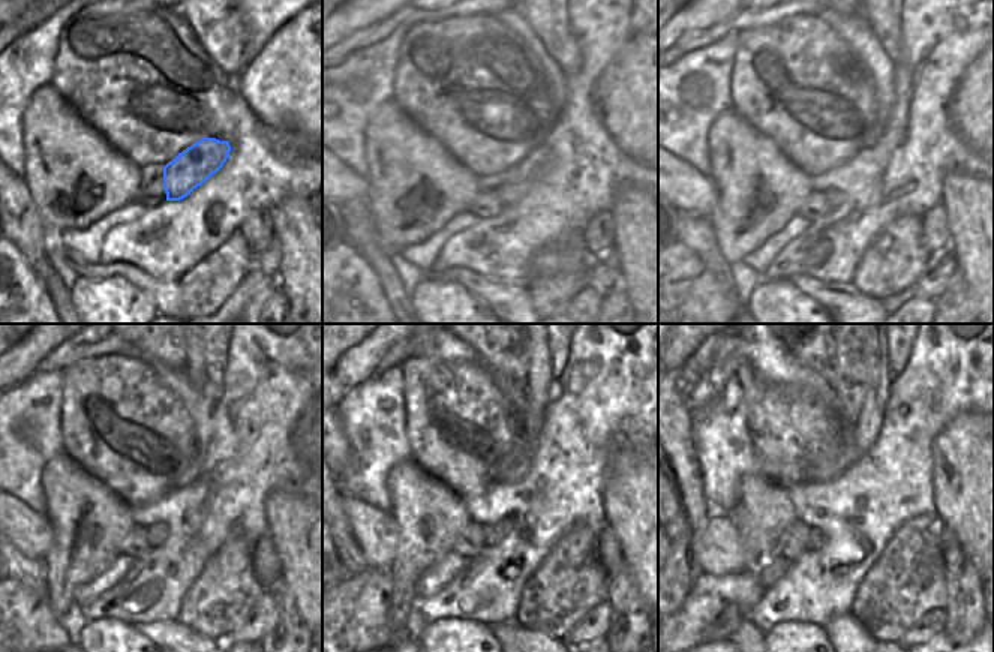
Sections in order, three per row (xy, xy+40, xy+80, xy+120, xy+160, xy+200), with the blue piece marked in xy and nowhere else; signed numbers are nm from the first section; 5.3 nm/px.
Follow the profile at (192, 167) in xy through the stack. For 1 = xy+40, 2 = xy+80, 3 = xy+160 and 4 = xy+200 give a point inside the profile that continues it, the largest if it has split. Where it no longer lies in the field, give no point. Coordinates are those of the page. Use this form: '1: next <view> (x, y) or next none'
1: next xy+40 (507, 195)
2: next xy+80 (835, 197)
3: next xy+160 (491, 532)
4: next xy+200 (817, 538)

